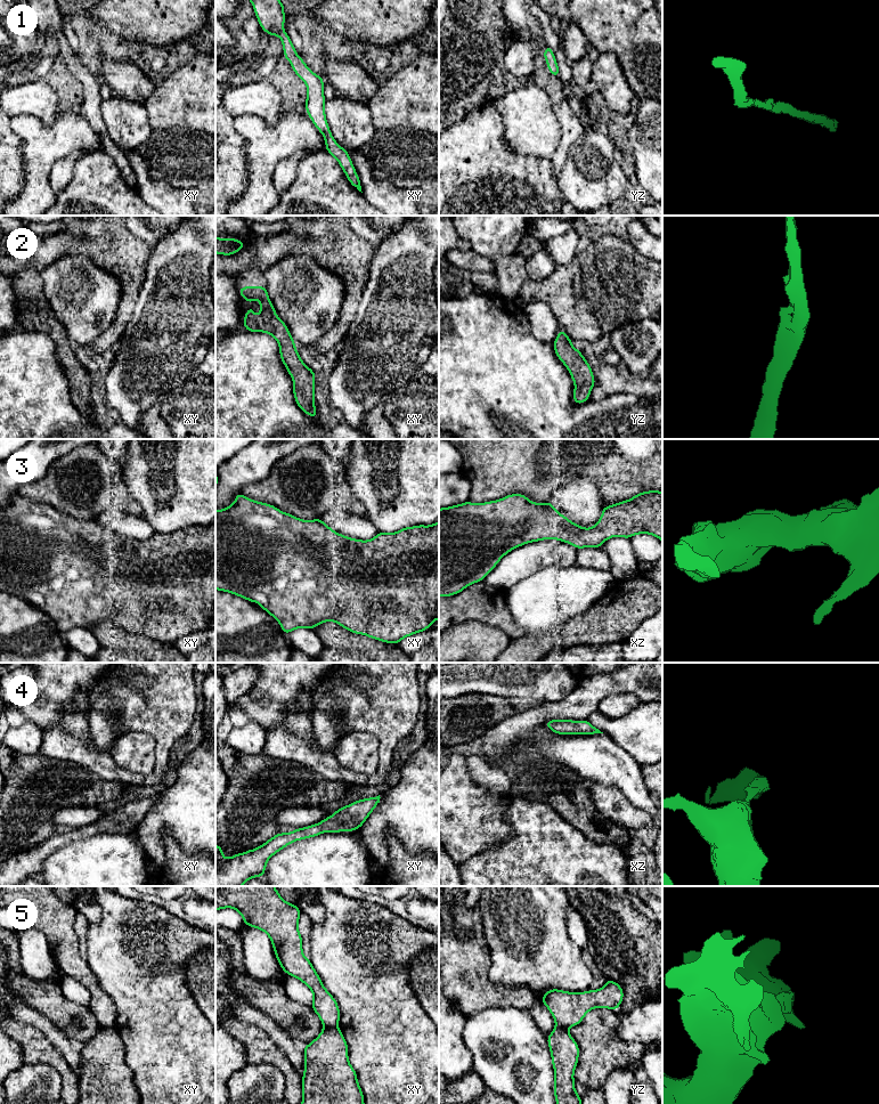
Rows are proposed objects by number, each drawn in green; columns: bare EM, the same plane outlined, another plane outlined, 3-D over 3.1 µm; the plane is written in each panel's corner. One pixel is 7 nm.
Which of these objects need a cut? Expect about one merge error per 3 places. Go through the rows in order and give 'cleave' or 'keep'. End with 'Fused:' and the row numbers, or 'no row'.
1: keep
2: keep
3: keep
4: keep
5: cleave
Fused: 5

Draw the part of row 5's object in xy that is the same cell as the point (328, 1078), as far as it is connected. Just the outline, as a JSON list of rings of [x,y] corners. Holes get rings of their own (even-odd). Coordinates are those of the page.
[[[325,1028],[319,1036],[303,1047],[301,1104],[365,1104],[357,1073],[348,1057],[348,1044],[339,1028]]]

